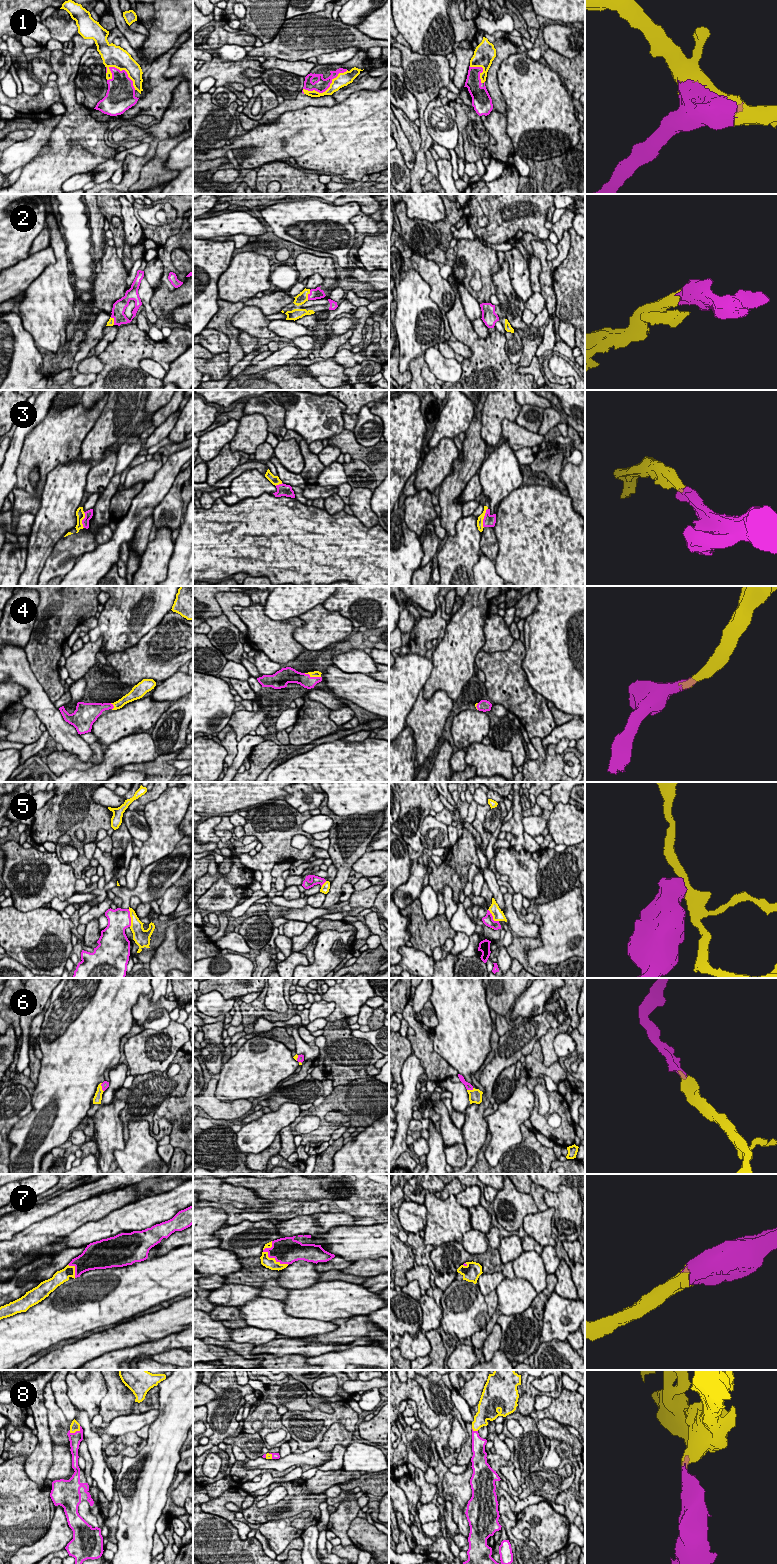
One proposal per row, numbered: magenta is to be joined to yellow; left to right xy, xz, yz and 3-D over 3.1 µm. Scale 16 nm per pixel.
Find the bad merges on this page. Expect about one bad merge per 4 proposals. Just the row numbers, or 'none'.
5

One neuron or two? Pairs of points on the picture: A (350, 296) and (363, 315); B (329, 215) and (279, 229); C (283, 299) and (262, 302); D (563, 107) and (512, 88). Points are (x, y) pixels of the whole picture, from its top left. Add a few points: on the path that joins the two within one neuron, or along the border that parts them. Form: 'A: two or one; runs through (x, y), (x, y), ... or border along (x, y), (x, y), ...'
A: two; border along (366, 305), (357, 307)
B: one; runs through (316, 212), (292, 212), (288, 216)
C: one; runs through (278, 300), (267, 302)
D: one; runs through (550, 107), (544, 105), (525, 88)

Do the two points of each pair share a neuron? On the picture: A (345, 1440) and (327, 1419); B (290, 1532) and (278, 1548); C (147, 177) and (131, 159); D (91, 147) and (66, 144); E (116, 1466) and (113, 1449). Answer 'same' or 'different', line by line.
A: different
B: same
C: different
D: same
E: different

